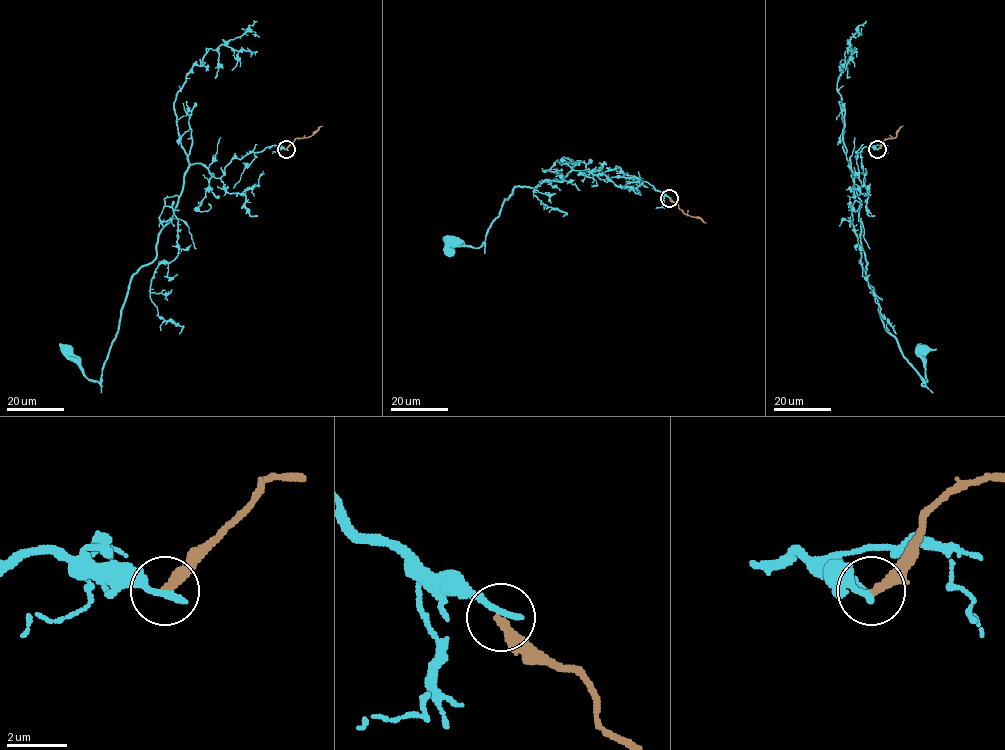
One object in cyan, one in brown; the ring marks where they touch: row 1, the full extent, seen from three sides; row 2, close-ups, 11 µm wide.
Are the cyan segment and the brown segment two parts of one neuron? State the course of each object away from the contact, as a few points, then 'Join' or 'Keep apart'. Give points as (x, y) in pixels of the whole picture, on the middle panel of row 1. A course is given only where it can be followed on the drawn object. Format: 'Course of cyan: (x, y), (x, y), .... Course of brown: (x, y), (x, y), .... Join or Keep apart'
Course of cyan: (669, 197), (633, 177), (600, 179), (589, 170), (571, 170), (560, 181), (515, 187), (478, 247), (450, 242). Course of brown: (669, 197), (684, 213), (699, 217), (705, 223). Keep apart

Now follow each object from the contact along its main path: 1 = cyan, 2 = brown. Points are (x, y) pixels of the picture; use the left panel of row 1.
1: (286, 149), (233, 158), (220, 177), (189, 165), (155, 258), (132, 276), (101, 379), (90, 380), (67, 350)
2: (286, 149), (294, 139), (311, 136), (322, 126)

